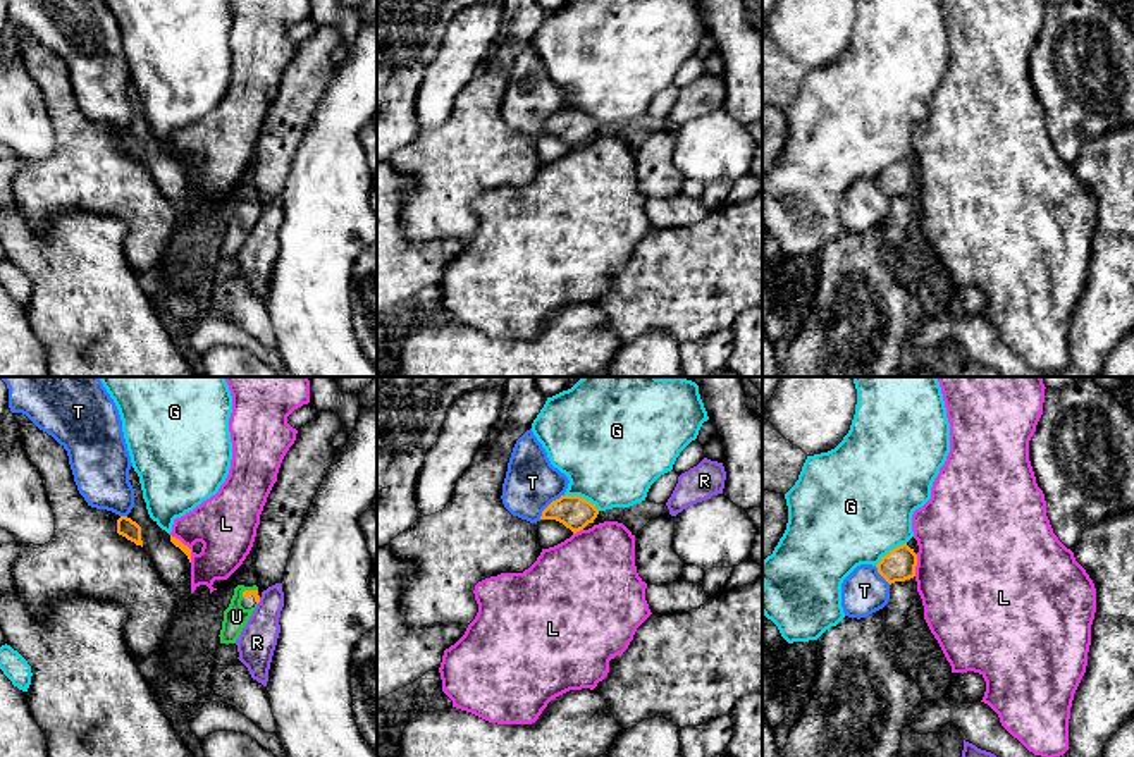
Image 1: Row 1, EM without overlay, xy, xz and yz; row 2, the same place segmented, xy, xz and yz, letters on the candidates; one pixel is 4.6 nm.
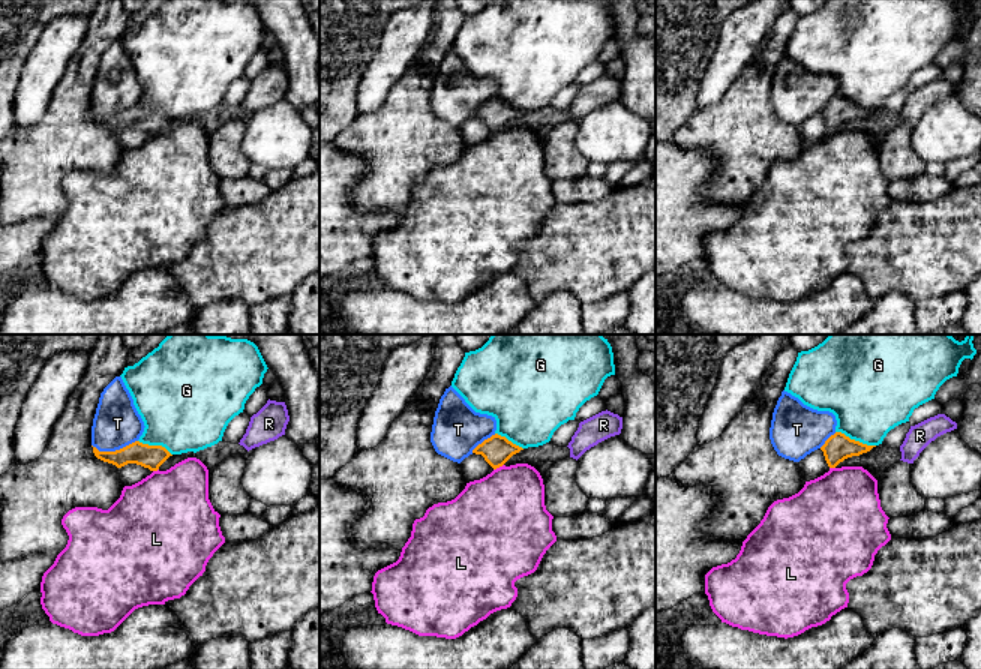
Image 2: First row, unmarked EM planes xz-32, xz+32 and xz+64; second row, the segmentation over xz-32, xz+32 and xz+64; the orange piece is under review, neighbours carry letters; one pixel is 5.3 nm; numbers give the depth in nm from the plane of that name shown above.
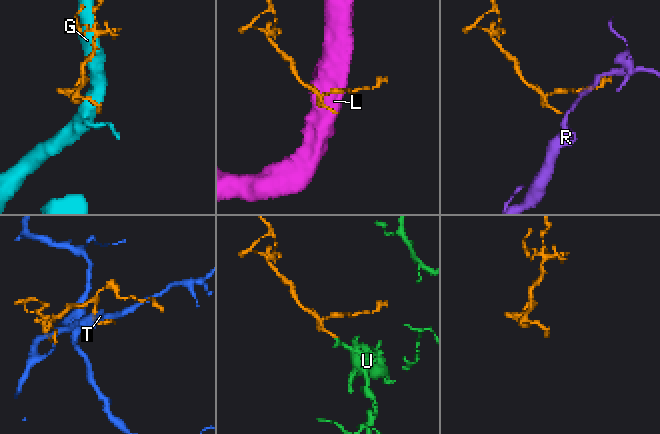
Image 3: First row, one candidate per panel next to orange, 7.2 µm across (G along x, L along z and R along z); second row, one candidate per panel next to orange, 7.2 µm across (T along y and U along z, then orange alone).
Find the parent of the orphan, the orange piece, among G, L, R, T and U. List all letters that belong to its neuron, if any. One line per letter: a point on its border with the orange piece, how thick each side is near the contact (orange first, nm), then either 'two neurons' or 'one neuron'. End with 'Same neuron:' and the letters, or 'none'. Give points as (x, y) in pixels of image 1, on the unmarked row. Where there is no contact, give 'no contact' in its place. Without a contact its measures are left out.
G: xz (582, 112) | 160/480 nm | two neurons
L: xy (186, 160) | 40/280 nm | two neurons
R: xy (258, 215) | 30/180 nm | two neurons
T: xz (549, 119) | 160/240 nm | two neurons
U: xy (248, 205) | 30/110 nm | one neuron
Same neuron: U

